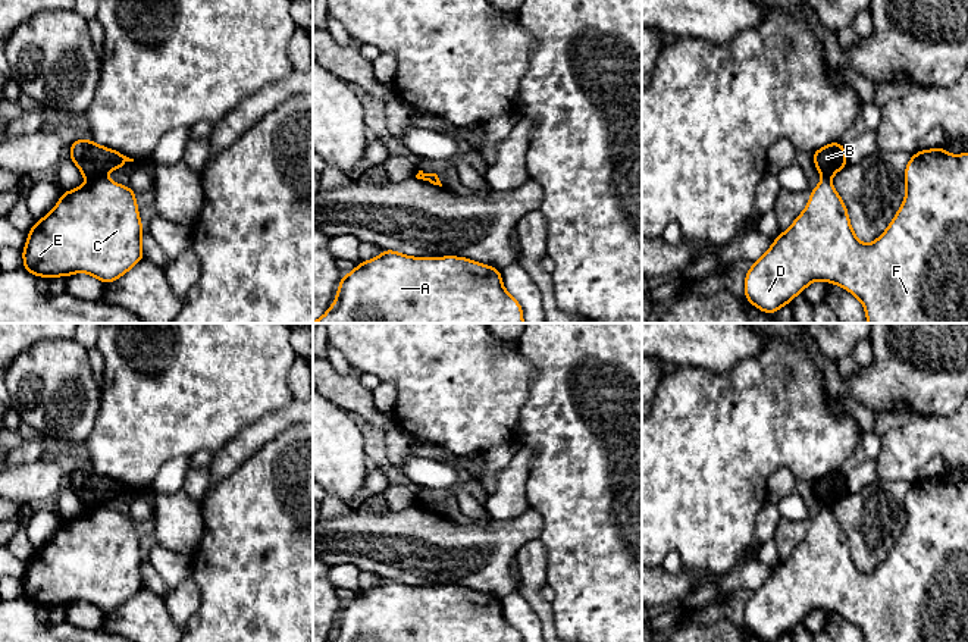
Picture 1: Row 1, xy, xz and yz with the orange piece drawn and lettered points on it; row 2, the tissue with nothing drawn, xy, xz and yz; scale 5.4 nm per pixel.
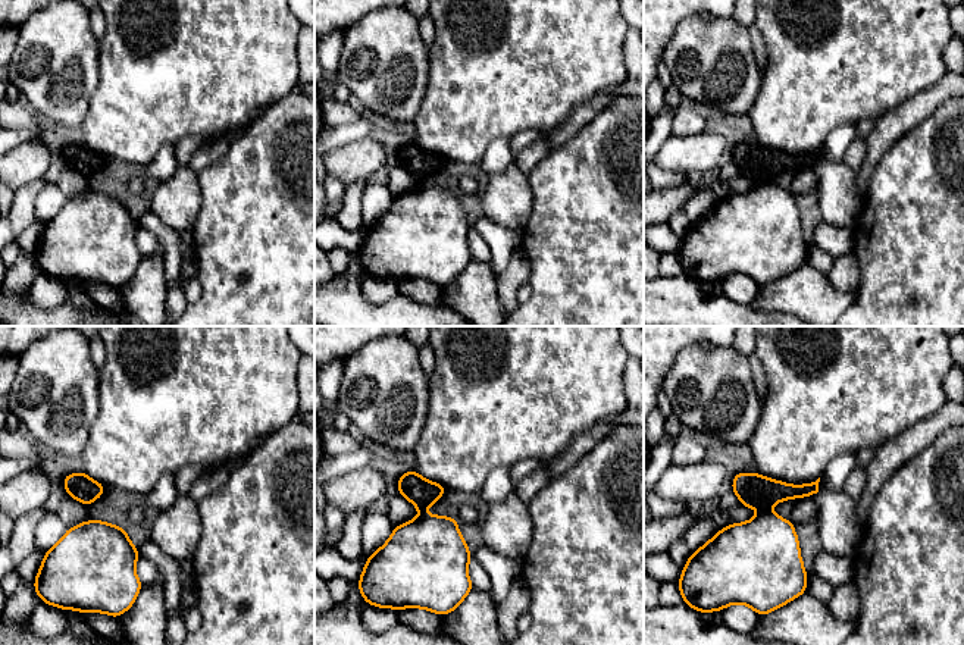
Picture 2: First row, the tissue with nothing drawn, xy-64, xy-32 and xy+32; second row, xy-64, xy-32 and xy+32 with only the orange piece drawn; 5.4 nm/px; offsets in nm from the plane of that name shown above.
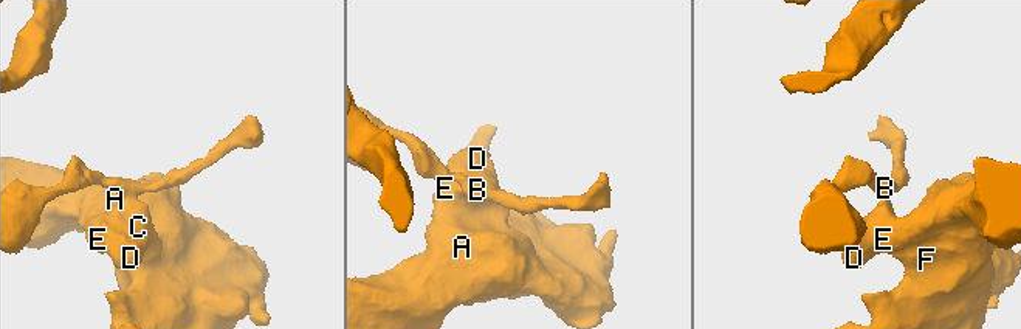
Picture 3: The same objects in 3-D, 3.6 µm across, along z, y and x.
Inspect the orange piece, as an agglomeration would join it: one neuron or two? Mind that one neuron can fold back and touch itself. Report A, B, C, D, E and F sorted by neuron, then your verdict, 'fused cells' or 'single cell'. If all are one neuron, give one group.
A C D E F / B; fused cells

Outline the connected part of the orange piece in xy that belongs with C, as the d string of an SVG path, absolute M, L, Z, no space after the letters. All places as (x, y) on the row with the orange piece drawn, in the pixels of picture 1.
M98 178L60 200L28 232L24 269L34 276L88 273L110 284L144 259L135 191Z

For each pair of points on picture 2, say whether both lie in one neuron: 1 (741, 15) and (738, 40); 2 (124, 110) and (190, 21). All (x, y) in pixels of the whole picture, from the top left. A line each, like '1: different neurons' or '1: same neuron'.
1: different neurons
2: same neuron

